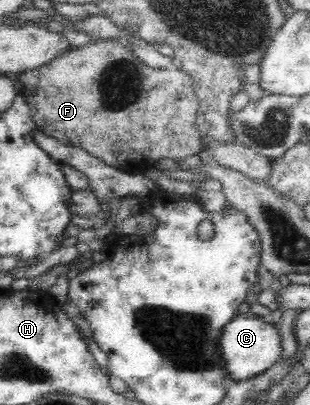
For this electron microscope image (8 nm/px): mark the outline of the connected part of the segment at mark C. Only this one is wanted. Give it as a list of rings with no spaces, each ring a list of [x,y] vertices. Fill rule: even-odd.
[[[254,313],[237,314],[224,327],[221,341],[222,353],[233,380],[240,381],[256,376],[268,370],[278,359],[282,358],[282,338],[269,318],[260,317]]]

